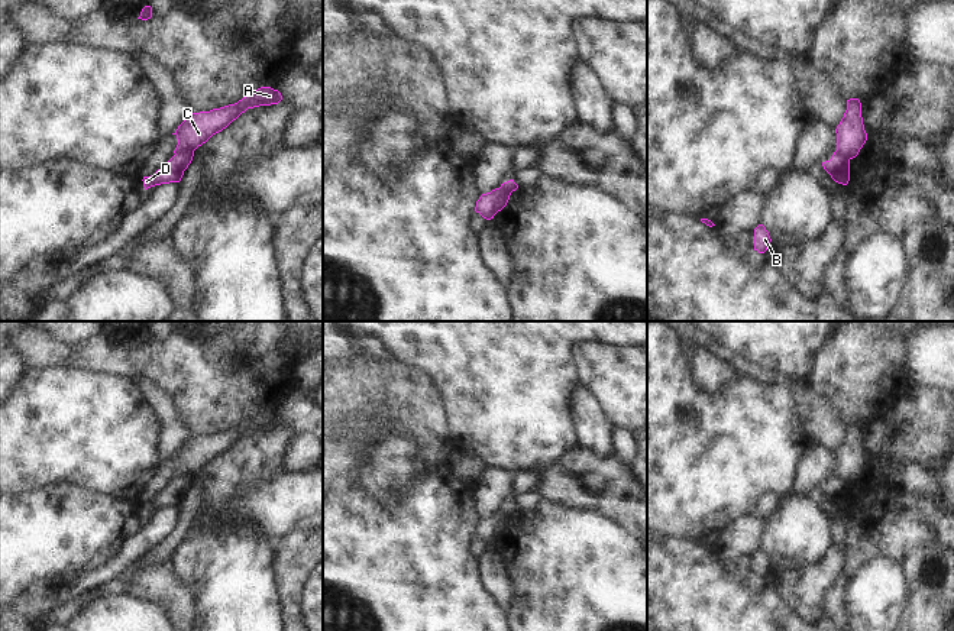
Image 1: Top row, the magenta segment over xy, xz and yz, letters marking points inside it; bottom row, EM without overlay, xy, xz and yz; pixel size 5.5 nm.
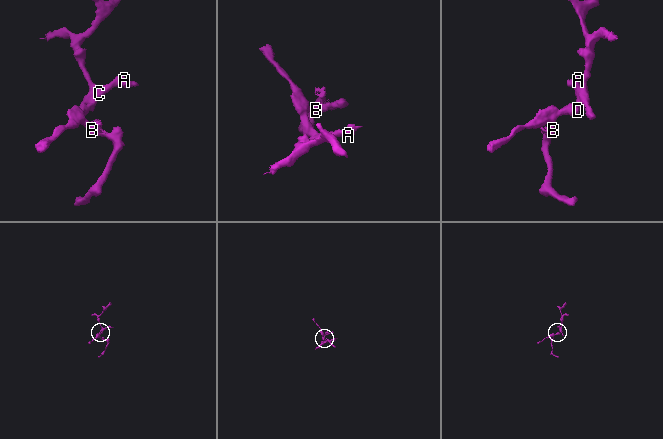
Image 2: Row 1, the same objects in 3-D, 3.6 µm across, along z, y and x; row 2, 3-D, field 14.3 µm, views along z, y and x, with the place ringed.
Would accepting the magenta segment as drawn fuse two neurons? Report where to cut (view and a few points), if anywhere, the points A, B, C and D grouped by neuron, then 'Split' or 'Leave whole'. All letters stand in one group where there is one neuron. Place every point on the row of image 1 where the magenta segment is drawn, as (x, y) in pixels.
Split along xy (193, 149), (180, 149), (175, 154). Groups: A C / B D. Split.

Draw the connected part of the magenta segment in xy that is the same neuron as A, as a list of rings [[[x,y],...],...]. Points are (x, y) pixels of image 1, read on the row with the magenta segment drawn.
[[[261,87],[235,104],[213,109],[210,111],[193,113],[172,133],[178,139],[174,153],[180,151],[195,151],[213,135],[226,129],[248,109],[278,104],[281,100],[282,96],[278,90]]]

